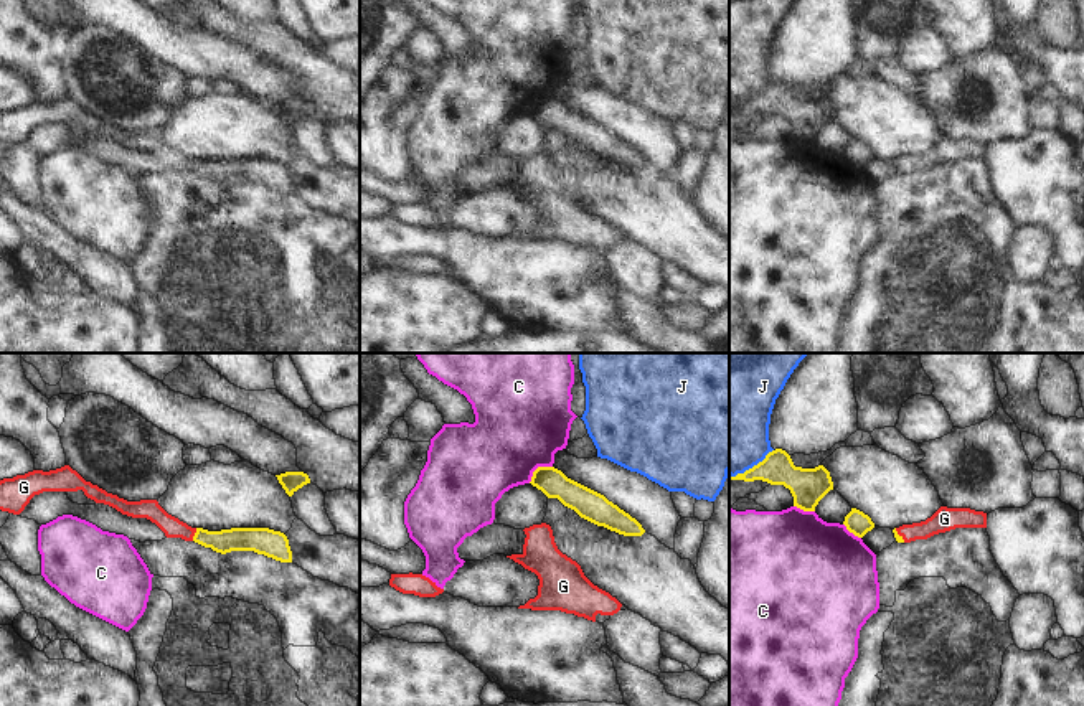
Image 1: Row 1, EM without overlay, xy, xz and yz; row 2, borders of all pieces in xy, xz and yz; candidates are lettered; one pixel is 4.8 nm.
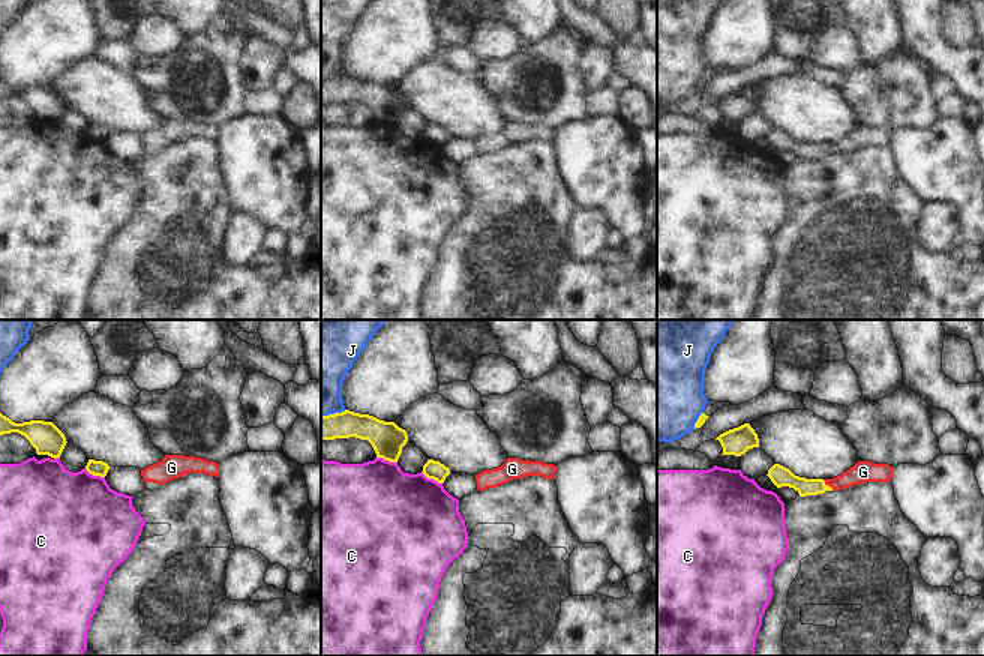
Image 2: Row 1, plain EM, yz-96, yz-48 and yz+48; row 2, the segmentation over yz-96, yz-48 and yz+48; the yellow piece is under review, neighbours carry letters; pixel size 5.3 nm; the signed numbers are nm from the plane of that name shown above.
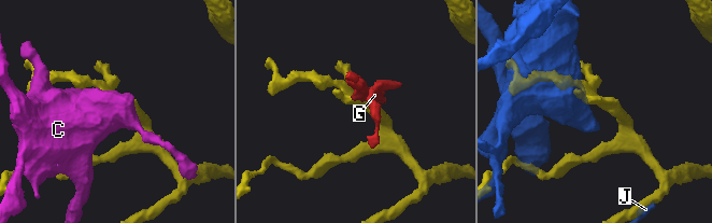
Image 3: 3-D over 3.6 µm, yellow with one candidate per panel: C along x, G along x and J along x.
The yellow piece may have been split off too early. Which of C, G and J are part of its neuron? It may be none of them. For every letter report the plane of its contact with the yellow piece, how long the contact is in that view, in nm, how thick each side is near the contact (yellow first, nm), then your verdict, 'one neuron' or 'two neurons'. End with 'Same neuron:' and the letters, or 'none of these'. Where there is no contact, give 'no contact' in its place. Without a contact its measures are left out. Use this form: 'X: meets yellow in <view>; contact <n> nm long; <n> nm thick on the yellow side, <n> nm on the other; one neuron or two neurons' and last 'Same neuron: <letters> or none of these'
C: meets yellow in xz; contact 150 nm long; 140 nm thick on the yellow side, 460 nm on the other; two neurons
G: meets yellow in xy; contact 70 nm long; 120 nm thick on the yellow side, 100 nm on the other; one neuron
J: meets yellow in yz; contact 260 nm long; 160 nm thick on the yellow side, 380 nm on the other; two neurons
Same neuron: G

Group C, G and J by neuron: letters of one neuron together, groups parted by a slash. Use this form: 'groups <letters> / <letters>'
groups C / G / J

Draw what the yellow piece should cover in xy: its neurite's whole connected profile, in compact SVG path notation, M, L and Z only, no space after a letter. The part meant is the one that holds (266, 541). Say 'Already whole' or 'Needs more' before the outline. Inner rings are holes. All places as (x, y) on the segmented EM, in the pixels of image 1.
Needs more. M69 465L49 472L33 470L25 475L0 480L0 510L20 515L35 495L43 492L78 490L82 490L84 495L96 503L109 505L122 515L150 520L167 538L195 541L221 554L231 551L254 551L280 562L292 562L289 539L280 531L269 528L231 528L221 531L191 528L168 515L157 500L127 501L86 482Z

